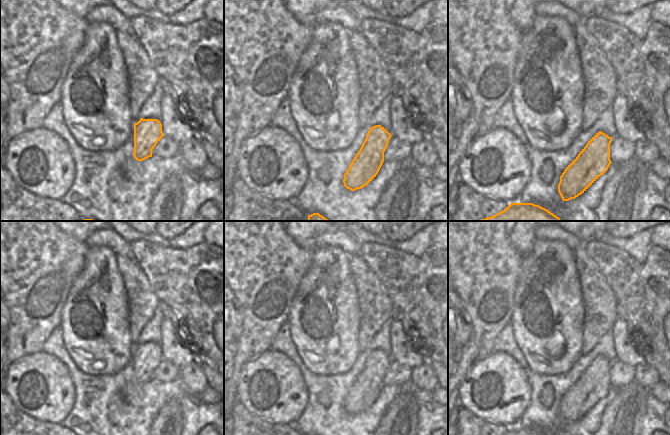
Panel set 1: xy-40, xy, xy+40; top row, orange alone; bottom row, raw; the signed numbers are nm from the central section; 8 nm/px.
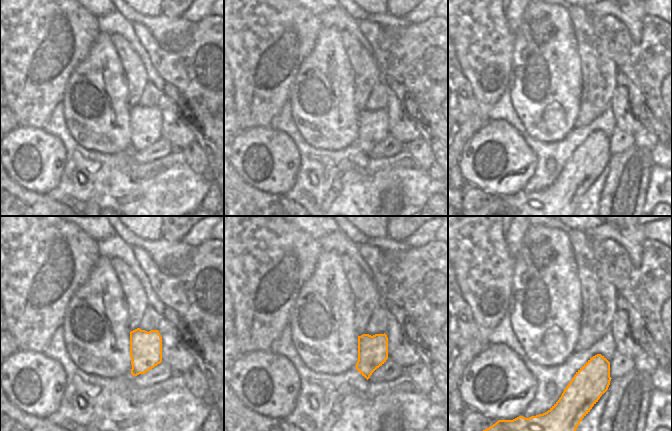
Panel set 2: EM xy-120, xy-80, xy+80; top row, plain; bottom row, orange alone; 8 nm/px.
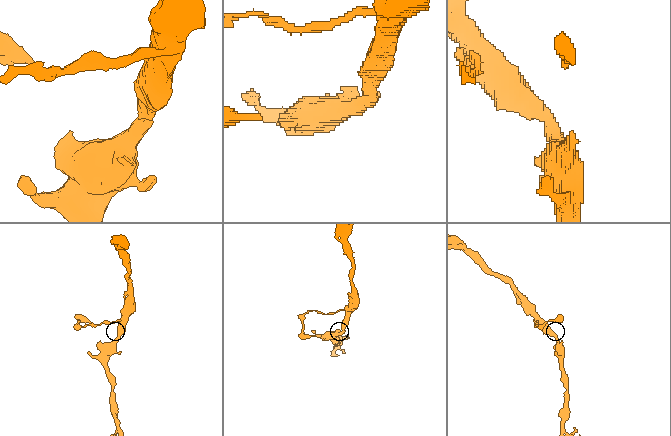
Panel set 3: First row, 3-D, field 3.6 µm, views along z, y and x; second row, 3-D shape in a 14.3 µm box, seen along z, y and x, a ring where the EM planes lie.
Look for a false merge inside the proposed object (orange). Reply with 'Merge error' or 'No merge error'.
No merge error.

